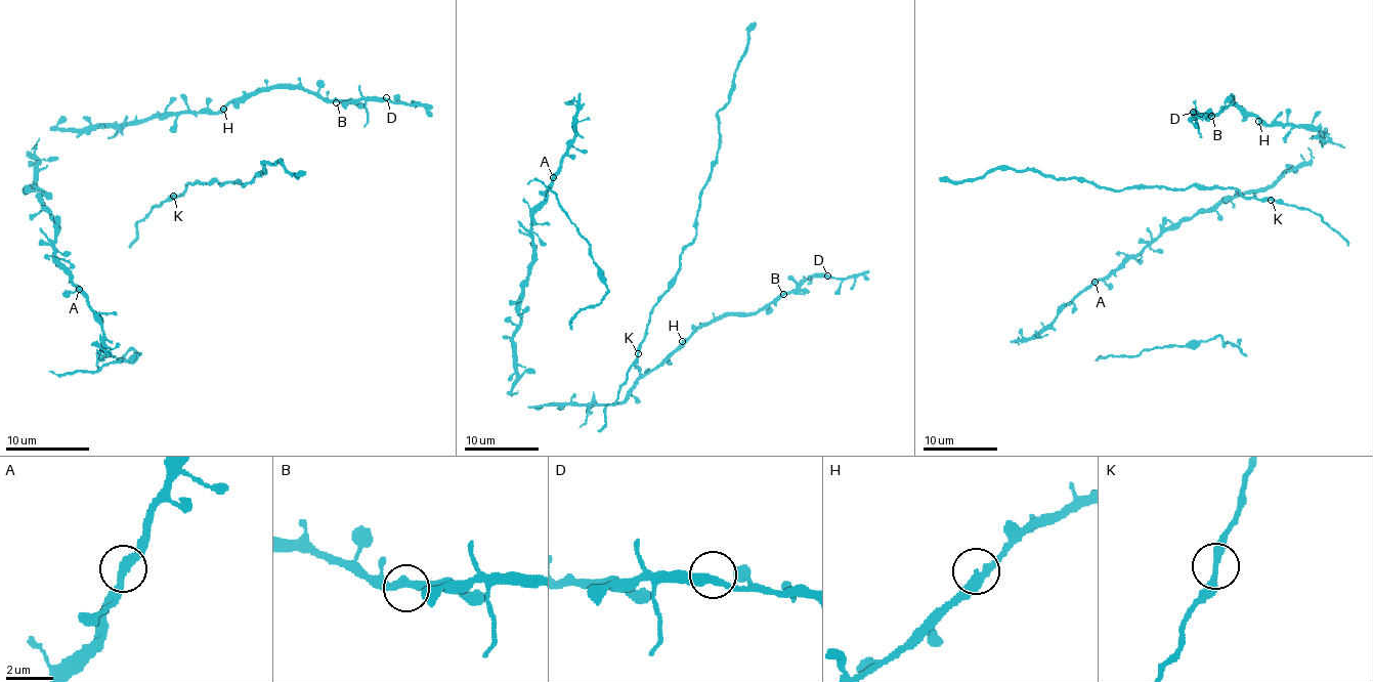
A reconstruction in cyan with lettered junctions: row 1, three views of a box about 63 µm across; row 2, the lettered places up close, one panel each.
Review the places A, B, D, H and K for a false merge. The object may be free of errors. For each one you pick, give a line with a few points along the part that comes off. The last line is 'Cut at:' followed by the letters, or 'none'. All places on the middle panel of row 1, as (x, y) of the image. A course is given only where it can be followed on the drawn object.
Cut at: none

